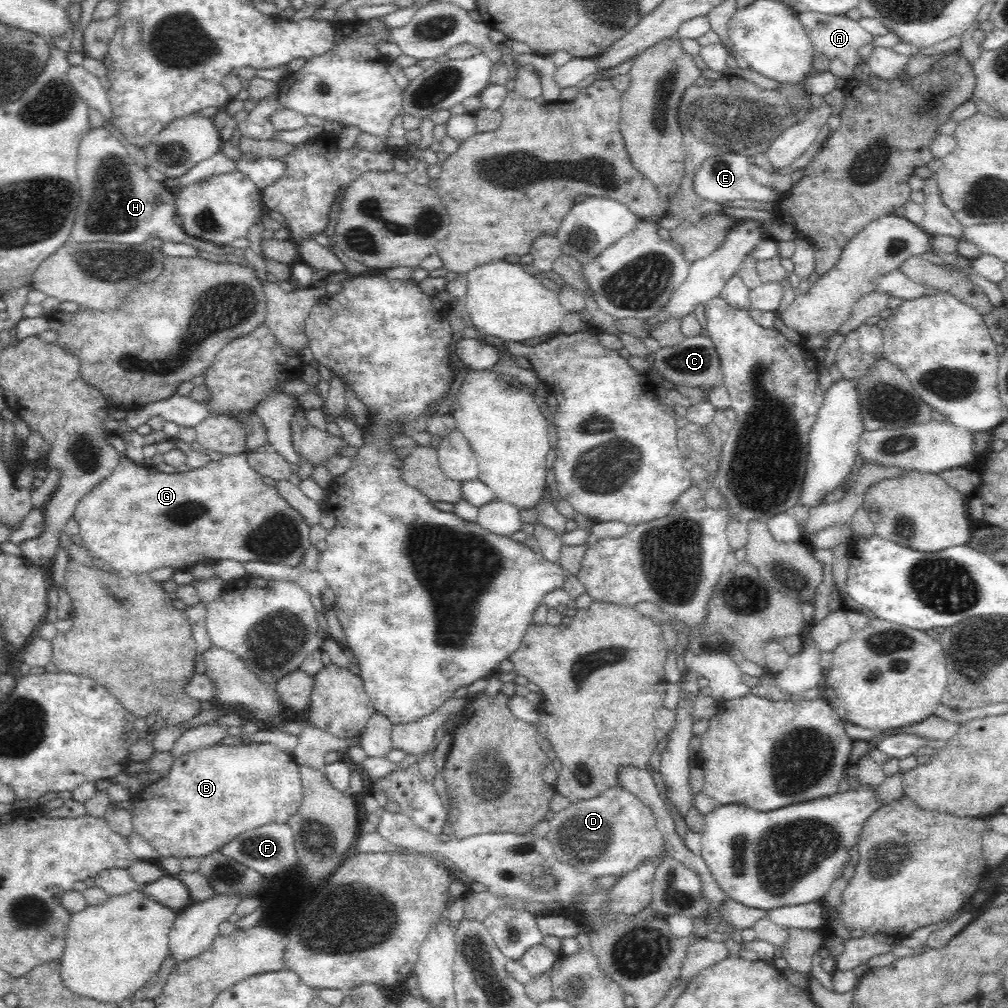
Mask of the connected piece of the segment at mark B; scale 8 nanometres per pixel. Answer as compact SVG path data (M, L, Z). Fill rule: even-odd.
M248 743L239 746L205 746L181 754L172 767L154 783L135 794L129 810L135 830L157 852L158 858L200 858L216 852L247 830L268 823L286 823L300 808L303 792L299 765L293 754L280 751L274 744Z

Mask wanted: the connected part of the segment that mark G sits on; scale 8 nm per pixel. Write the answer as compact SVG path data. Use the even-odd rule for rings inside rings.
M244 452L233 455L223 455L218 461L210 461L206 466L198 469L189 469L184 473L167 474L159 471L155 467L147 465L140 466L130 460L125 454L120 457L119 463L110 476L107 476L98 485L94 486L89 494L86 494L76 506L73 518L80 525L80 533L76 537L80 546L84 546L90 556L93 554L98 559L107 562L113 571L128 574L150 573L156 568L190 568L196 563L206 563L214 560L238 560L243 564L249 561L266 562L268 564L284 564L290 567L298 567L305 558L306 552L311 548L310 531L311 526L300 514L299 510L294 509L281 495L275 487L266 486L261 480L261 476L247 463Z

